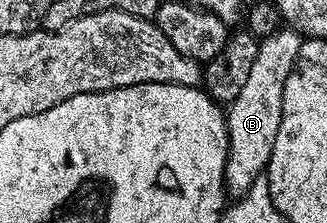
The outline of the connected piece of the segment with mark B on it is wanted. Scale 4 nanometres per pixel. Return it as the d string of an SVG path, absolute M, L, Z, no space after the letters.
M290 26L280 27L279 31L274 32L269 38L259 41L259 49L257 50L257 58L253 58L253 67L249 70L249 75L245 82L245 87L242 88L241 94L237 94L237 98L226 109L225 115L227 117L227 161L225 162L225 178L223 183L232 197L238 198L245 194L245 190L249 190L249 186L253 186L253 182L257 182L257 178L264 175L267 171L267 163L273 154L273 142L277 138L277 126L281 126L281 98L285 94L285 82L289 78L289 74L295 69L295 63L299 61L299 51L303 45L304 37L296 32Z

